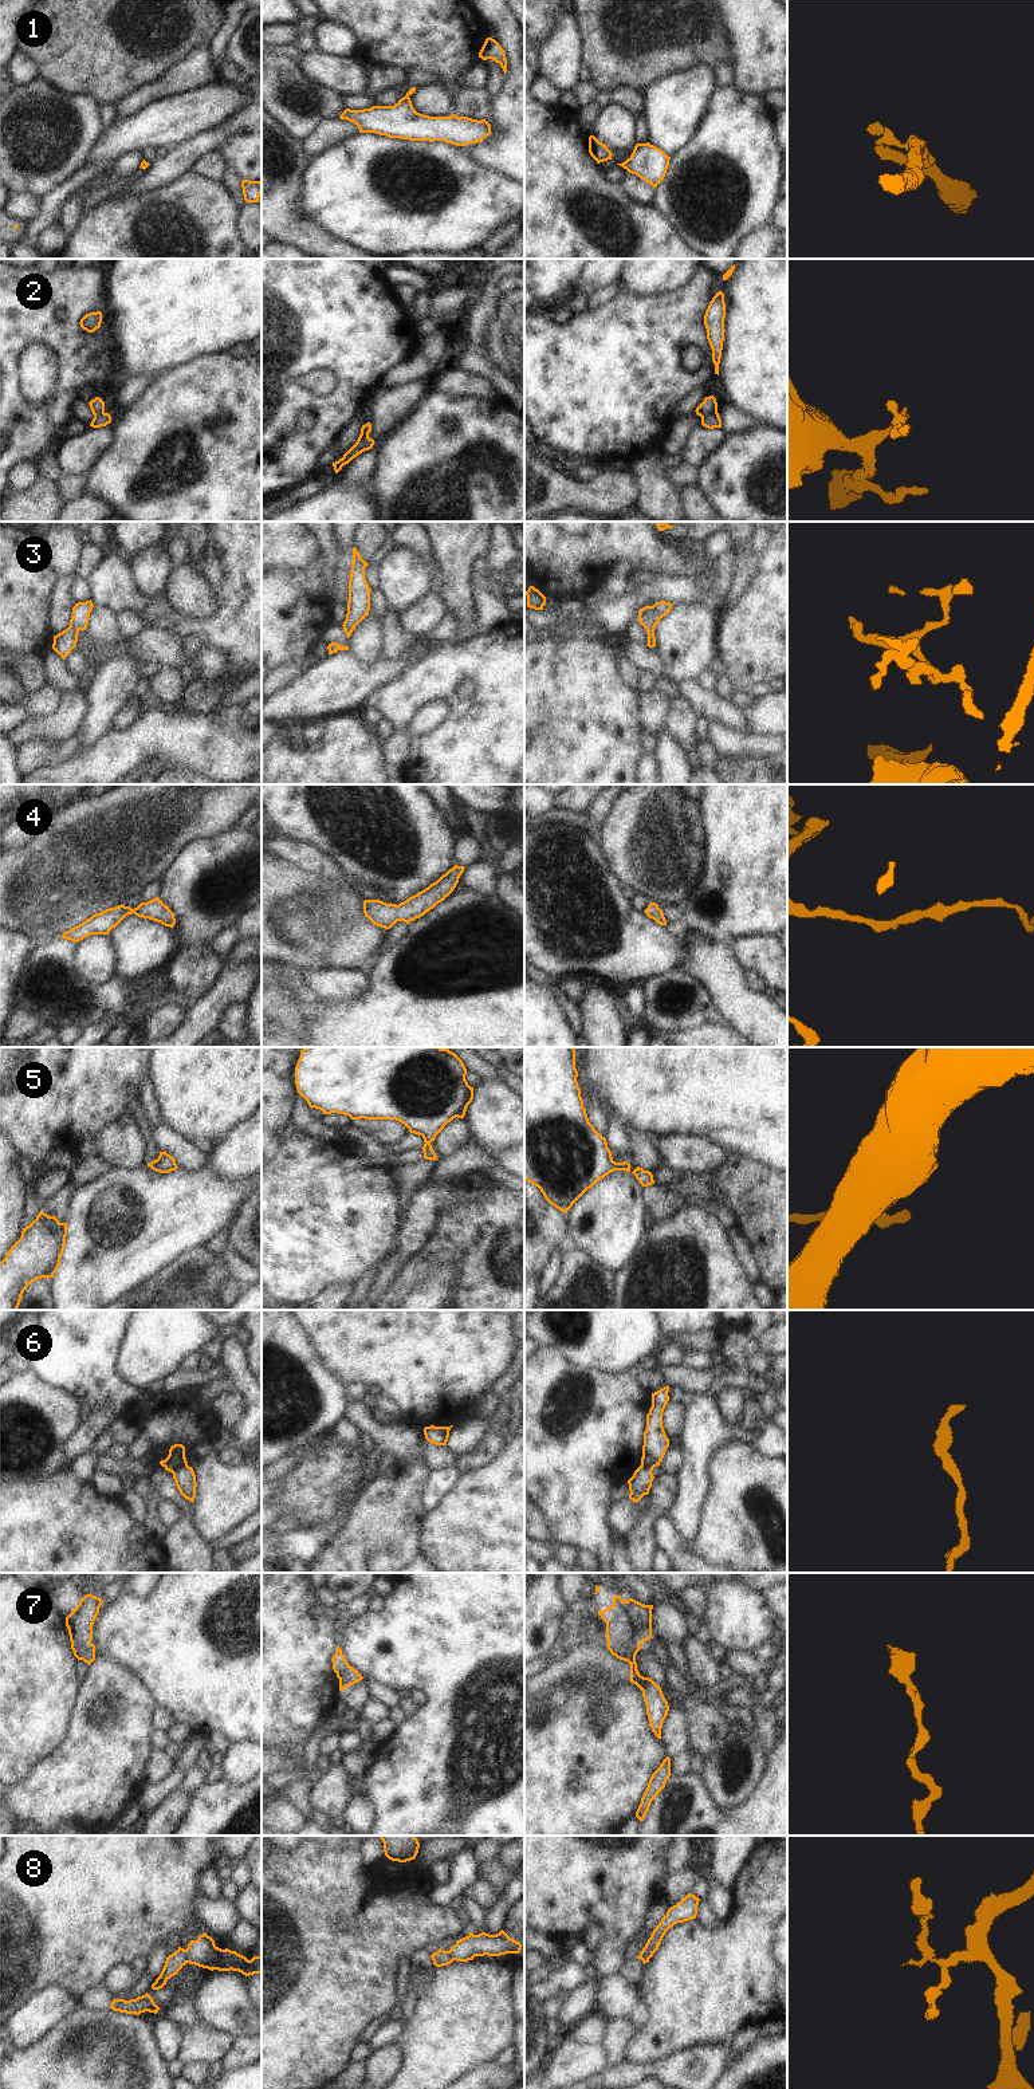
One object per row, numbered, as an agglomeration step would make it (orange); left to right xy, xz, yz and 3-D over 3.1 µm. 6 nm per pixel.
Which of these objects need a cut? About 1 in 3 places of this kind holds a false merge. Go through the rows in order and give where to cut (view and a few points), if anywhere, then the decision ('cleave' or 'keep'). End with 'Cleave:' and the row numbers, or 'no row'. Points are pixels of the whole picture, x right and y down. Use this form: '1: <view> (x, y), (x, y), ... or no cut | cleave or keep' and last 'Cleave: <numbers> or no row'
1: no cut | keep
2: yz (716, 410), (702, 417) | cleave
3: no cut | keep
4: no cut | keep
5: no cut | keep
6: xy (187, 1463), (172, 1472) | cleave
7: no cut | keep
8: xy (185, 1950), (188, 1962) | cleave
Cleave: 2, 6, 8

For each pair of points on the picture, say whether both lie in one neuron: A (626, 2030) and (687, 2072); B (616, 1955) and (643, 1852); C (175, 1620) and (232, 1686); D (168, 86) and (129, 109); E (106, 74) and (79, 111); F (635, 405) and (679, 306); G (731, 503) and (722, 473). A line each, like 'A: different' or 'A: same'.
A: different
B: same
C: same
D: same
E: different
F: same
G: same

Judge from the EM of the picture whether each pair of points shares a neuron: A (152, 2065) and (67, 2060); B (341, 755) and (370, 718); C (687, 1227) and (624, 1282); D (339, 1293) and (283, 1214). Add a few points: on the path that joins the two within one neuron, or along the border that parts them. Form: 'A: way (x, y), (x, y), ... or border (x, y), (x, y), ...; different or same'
A: way (130, 2053), (117, 2053), (110, 2060), (89, 2060); same
B: border (361, 720), (372, 728); different
C: way (671, 1243), (640, 1269); same
D: border (354, 1283), (331, 1285), (319, 1295); different

